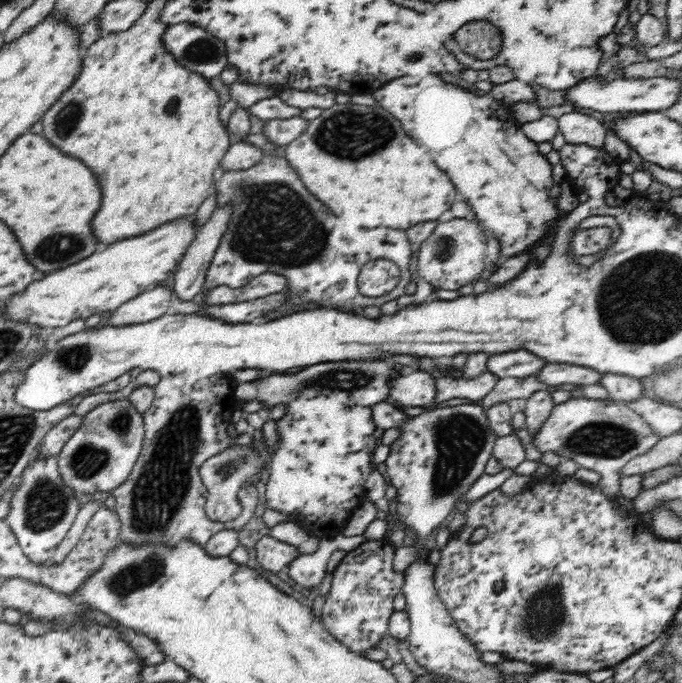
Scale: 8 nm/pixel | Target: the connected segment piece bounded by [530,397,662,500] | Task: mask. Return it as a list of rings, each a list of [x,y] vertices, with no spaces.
[[[581,397],[555,404],[551,413],[531,434],[530,444],[542,455],[554,452],[562,462],[571,460],[578,468],[586,468],[600,474],[597,489],[613,500],[620,495],[621,476],[617,473],[619,468],[622,468],[628,460],[650,452],[660,440],[662,437],[624,402]]]

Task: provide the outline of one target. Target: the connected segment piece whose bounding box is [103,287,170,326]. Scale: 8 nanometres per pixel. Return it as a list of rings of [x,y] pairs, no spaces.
[[[154,287],[131,298],[112,312],[112,318],[103,322],[104,326],[126,326],[128,324],[143,324],[167,315],[170,308],[170,289]]]

